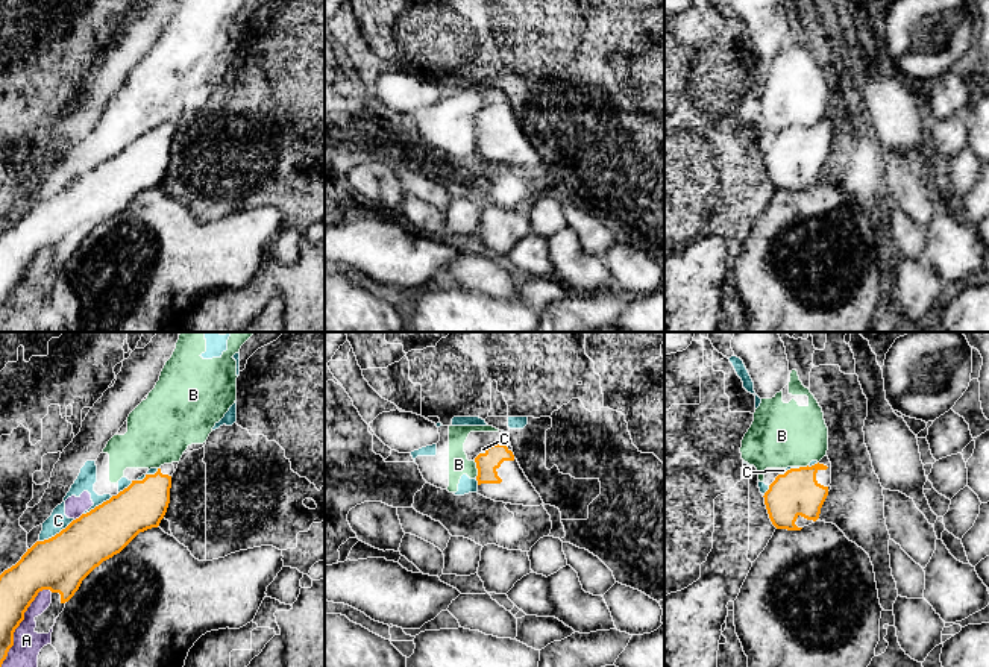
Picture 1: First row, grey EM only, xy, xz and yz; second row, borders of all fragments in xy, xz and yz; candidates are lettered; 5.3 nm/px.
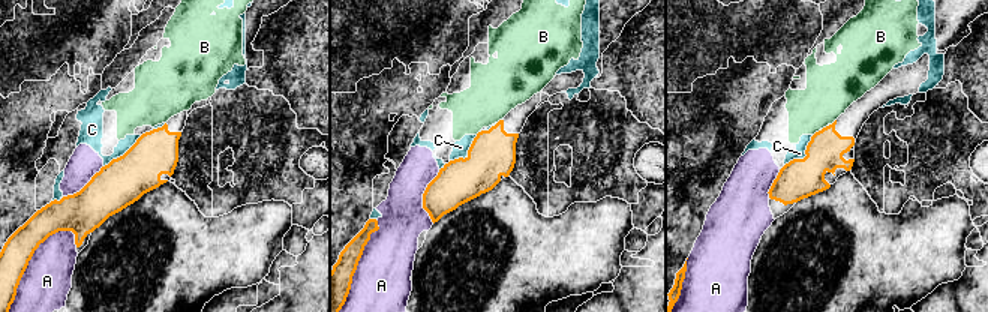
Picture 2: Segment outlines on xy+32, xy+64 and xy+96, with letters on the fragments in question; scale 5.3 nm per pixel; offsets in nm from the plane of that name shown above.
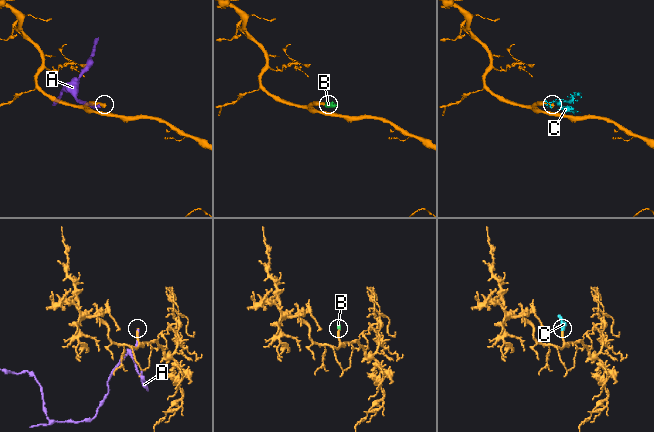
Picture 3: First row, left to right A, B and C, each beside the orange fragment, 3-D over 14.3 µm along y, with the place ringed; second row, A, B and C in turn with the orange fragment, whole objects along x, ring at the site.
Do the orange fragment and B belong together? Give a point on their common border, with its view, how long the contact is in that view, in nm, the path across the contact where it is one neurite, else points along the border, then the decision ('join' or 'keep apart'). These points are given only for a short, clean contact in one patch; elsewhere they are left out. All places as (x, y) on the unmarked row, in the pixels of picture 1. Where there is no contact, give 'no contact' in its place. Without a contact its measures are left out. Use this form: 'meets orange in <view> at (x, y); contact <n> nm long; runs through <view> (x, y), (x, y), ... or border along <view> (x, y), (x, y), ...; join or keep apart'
meets orange in xz at (477, 128); contact 100 nm long; border along xz (474, 120), (477, 137); keep apart

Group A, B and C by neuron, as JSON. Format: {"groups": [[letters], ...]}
{"groups": [["A", "B", "C"]]}

